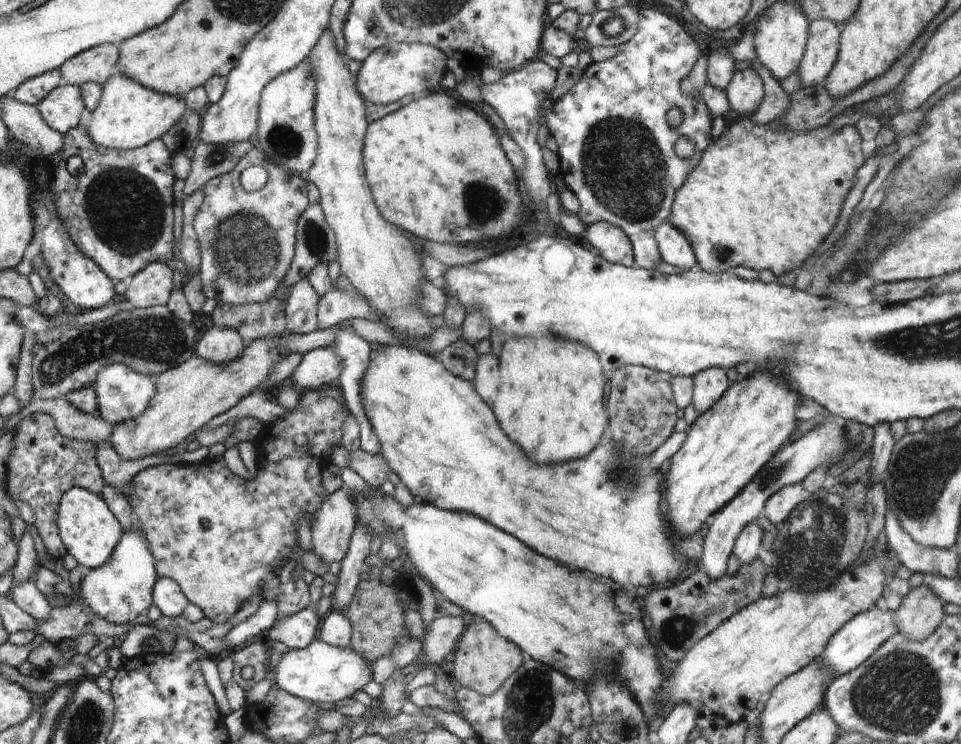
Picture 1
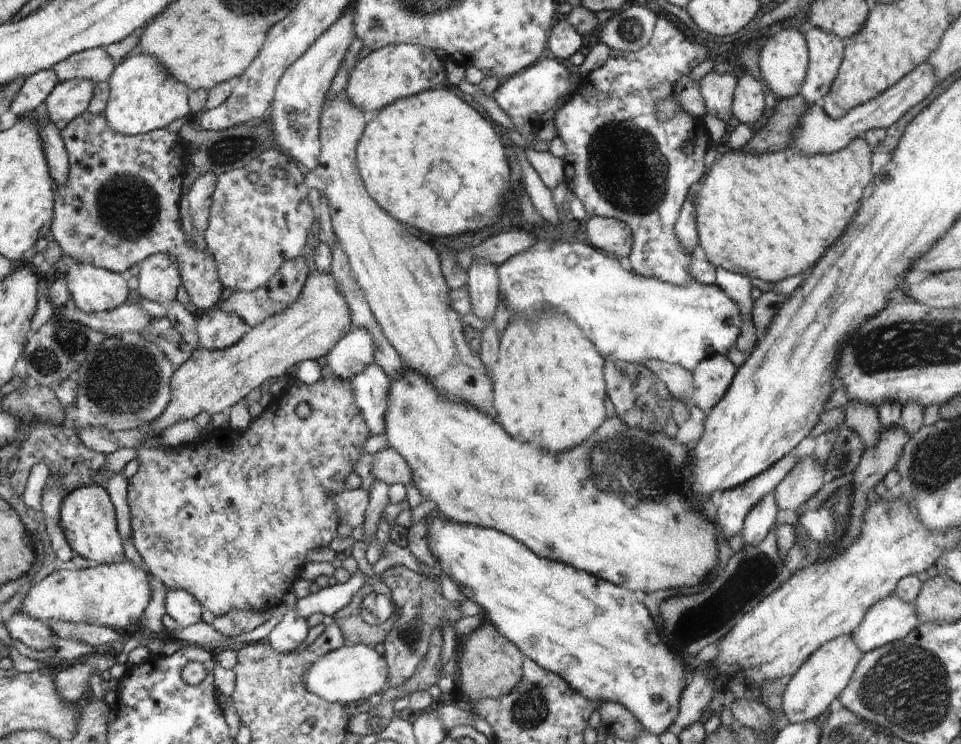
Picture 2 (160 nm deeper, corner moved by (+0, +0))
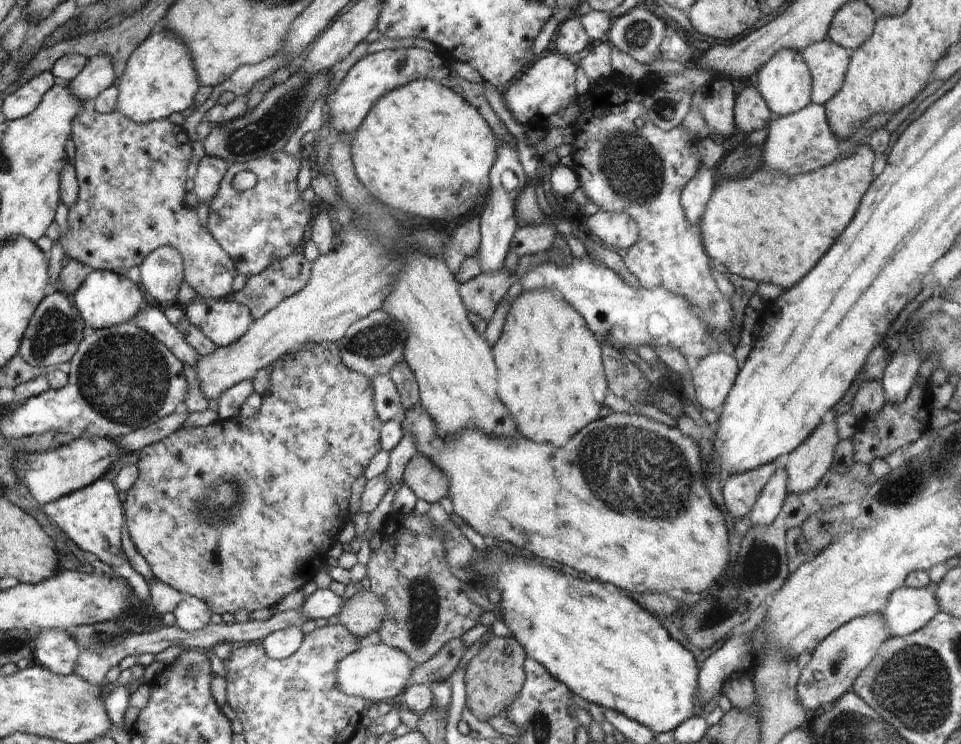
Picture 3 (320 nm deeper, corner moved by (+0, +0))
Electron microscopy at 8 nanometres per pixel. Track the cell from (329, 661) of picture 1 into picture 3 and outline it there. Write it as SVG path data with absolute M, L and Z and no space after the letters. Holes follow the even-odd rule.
M366 642L338 663L337 683L339 689L351 697L375 702L393 702L401 698L405 688L410 684L415 666L415 661L399 648L387 646L382 642L375 645Z

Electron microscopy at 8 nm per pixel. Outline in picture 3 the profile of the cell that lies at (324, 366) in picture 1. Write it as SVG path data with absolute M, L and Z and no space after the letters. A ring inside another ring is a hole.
M384 308L371 312L370 315L354 323L347 334L338 341L343 363L372 379L378 375L388 375L398 363L404 362L403 354L408 333L405 326Z

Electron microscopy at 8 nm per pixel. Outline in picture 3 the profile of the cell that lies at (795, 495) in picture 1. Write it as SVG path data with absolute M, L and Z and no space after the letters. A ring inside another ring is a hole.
M825 422L789 455L784 467L788 475L790 493L813 489L831 469L835 446L839 439L837 422Z

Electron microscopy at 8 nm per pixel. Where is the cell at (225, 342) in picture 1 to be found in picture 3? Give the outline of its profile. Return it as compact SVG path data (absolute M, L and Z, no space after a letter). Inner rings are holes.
M197 298L182 308L187 319L217 347L236 342L254 322L250 309L231 298Z

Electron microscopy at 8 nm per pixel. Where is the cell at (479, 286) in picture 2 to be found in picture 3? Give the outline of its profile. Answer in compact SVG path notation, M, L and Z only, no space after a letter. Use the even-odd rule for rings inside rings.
M501 141L498 158L490 172L490 203L487 204L480 216L481 241L475 248L483 270L482 273L494 272L504 266L506 253L510 250L514 233L519 227L515 217L515 206L519 192L526 185L526 179L527 176L518 159L517 147L512 142Z

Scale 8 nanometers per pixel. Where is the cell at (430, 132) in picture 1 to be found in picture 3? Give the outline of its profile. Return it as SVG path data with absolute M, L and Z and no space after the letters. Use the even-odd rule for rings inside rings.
M418 79L395 88L376 104L376 112L363 121L364 128L352 134L351 155L359 181L382 203L443 224L462 216L466 212L464 208L484 204L488 188L491 188L491 168L498 158L496 136L480 112L460 94L450 90L446 83Z

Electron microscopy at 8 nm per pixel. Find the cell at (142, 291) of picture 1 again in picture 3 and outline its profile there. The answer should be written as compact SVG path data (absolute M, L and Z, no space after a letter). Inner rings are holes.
M170 245L158 247L140 264L141 286L156 300L161 309L172 307L182 284L180 251Z

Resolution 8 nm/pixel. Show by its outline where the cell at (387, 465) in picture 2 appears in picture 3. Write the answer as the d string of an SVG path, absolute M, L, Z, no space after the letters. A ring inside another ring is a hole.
M416 453L410 459L402 479L416 493L417 498L430 504L449 496L448 475L425 454Z

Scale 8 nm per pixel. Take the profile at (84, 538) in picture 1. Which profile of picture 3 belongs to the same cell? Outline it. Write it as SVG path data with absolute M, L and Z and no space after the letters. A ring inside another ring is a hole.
M108 478L98 479L95 483L81 488L70 495L63 496L62 499L55 500L54 503L46 503L43 506L44 514L48 515L51 521L59 525L59 530L64 533L74 544L79 546L84 552L90 552L98 556L99 560L113 567L113 571L125 579L130 585L132 592L136 594L136 600L140 604L145 604L148 610L149 586L133 568L131 561L126 558L123 546L120 546L120 538L123 538L122 528L124 528L124 515L116 486Z

